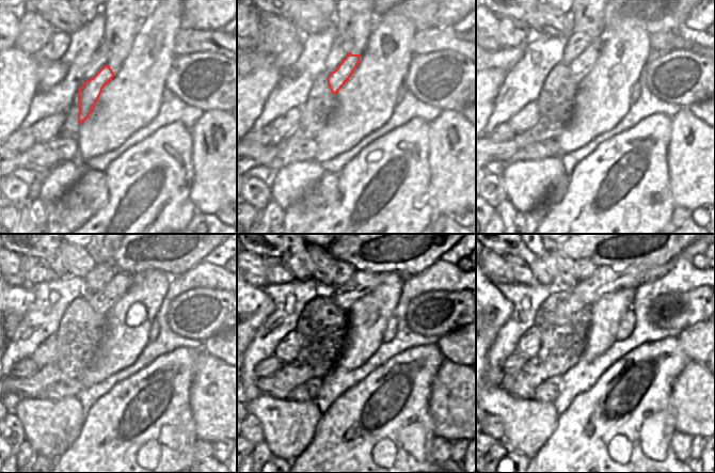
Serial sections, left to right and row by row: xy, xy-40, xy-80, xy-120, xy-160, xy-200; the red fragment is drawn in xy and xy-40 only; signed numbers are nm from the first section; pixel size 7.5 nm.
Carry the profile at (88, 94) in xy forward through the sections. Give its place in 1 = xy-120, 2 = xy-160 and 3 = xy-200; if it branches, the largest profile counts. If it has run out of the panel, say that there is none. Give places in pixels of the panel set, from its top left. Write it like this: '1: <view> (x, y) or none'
1: xy-120 (101, 301)
2: xy-160 (362, 282)
3: xy-200 (605, 280)

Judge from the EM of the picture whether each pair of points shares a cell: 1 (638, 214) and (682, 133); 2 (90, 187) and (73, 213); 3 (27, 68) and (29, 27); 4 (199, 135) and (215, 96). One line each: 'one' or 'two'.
1: two
2: one
3: two
4: two

